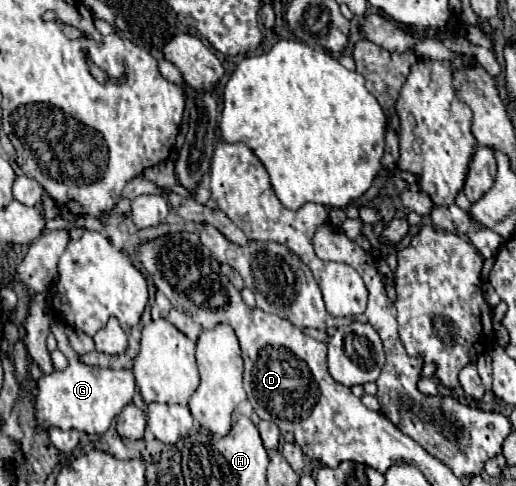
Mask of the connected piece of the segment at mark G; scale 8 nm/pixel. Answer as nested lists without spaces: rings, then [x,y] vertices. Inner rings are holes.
[[[56,322],[50,324],[50,332],[58,340],[58,350],[68,358],[66,370],[54,370],[48,376],[42,376],[42,380],[36,386],[36,420],[42,420],[44,428],[56,426],[60,430],[72,428],[86,434],[104,434],[112,424],[114,418],[122,412],[124,406],[128,406],[136,394],[134,374],[130,370],[114,370],[114,368],[98,368],[98,366],[86,366],[76,358],[76,352],[72,350],[68,336],[64,328]]]

